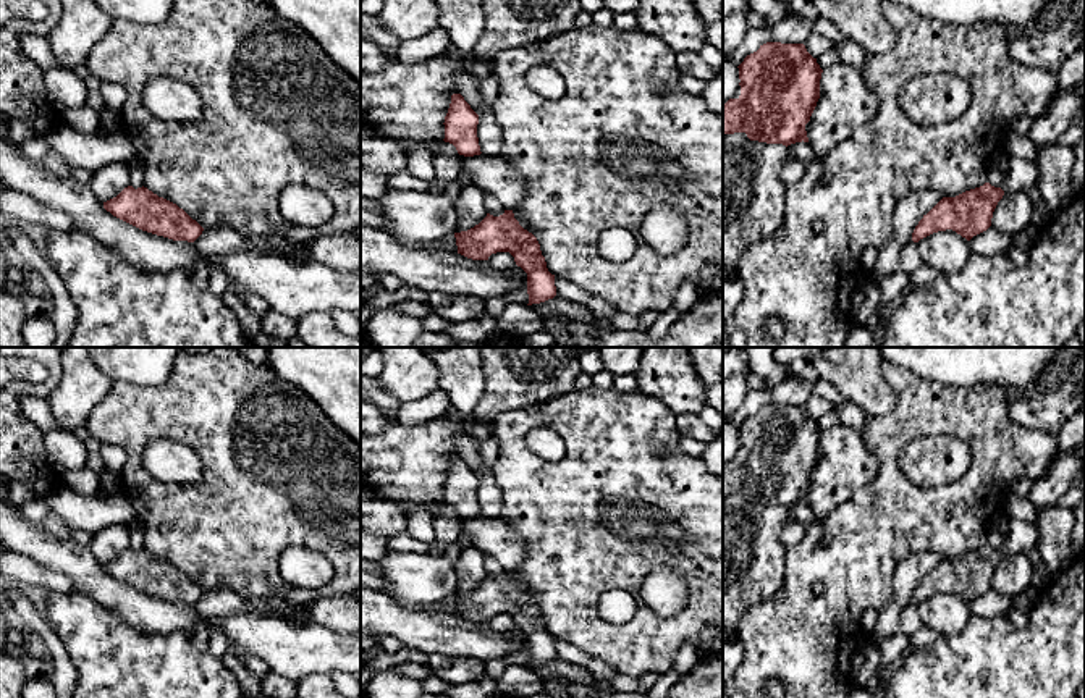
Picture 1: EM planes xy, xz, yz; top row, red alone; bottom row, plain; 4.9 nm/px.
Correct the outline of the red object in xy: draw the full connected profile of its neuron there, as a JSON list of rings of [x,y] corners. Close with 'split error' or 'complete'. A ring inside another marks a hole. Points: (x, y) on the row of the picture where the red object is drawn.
[[[125,187],[116,197],[103,202],[113,217],[157,236],[194,242],[204,228],[176,204],[158,197],[147,187]]] | complete

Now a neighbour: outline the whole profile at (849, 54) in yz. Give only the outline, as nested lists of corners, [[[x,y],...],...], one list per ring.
[[[849,39],[839,44],[833,44],[831,48],[838,53],[841,63],[849,65],[859,71],[870,58],[870,55],[867,55],[857,44]]]

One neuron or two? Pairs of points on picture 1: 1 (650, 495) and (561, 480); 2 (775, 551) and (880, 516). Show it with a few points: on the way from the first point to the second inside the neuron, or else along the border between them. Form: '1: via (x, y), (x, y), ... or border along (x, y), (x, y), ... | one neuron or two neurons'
1: via (628, 495), (584, 493) | one neuron
2: border along (788, 550), (786, 582), (783, 587) | two neurons

